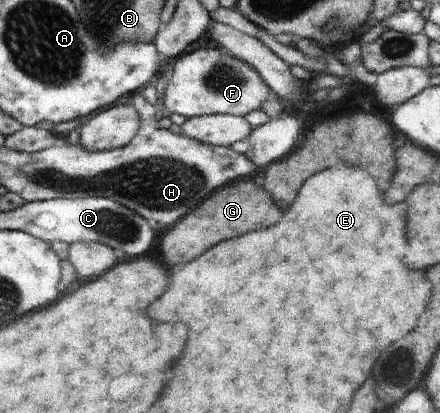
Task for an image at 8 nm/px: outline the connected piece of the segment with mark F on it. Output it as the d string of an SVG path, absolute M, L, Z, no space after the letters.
M200 48L196 52L190 52L180 58L172 71L168 80L167 88L162 92L162 106L165 106L171 113L184 115L186 119L200 117L203 115L230 114L244 117L254 108L260 106L262 98L268 94L268 86L260 80L254 67L249 66L242 60L230 55L223 48Z

